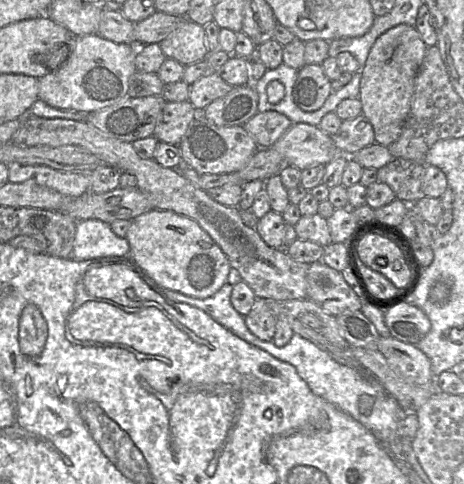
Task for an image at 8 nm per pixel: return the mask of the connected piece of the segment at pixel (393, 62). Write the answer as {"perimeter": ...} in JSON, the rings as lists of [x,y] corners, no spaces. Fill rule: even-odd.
{"perimeter":[[[399,24],[380,35],[361,69],[359,99],[362,114],[373,126],[376,143],[388,147],[402,133],[410,111],[415,80],[423,62],[427,45],[415,26]]]}

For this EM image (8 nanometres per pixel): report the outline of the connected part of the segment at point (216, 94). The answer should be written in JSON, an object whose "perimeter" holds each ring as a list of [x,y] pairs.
{"perimeter":[[[211,72],[190,85],[188,101],[197,111],[203,111],[210,103],[226,96],[233,88],[217,72]]]}

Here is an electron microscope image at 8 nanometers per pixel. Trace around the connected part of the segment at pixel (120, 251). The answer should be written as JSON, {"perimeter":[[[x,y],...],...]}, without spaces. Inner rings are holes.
{"perimeter":[[[96,219],[78,221],[72,257],[91,260],[106,257],[129,257],[130,244],[117,236],[110,224]]]}

